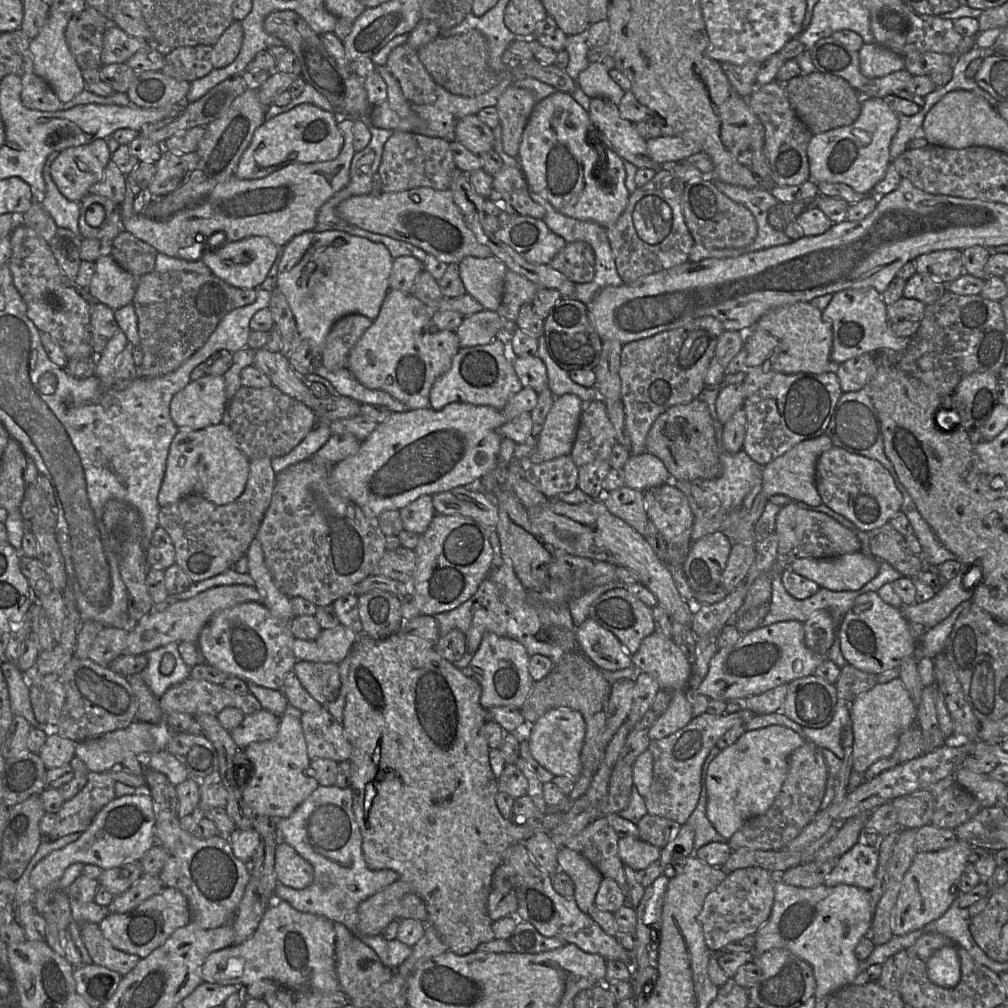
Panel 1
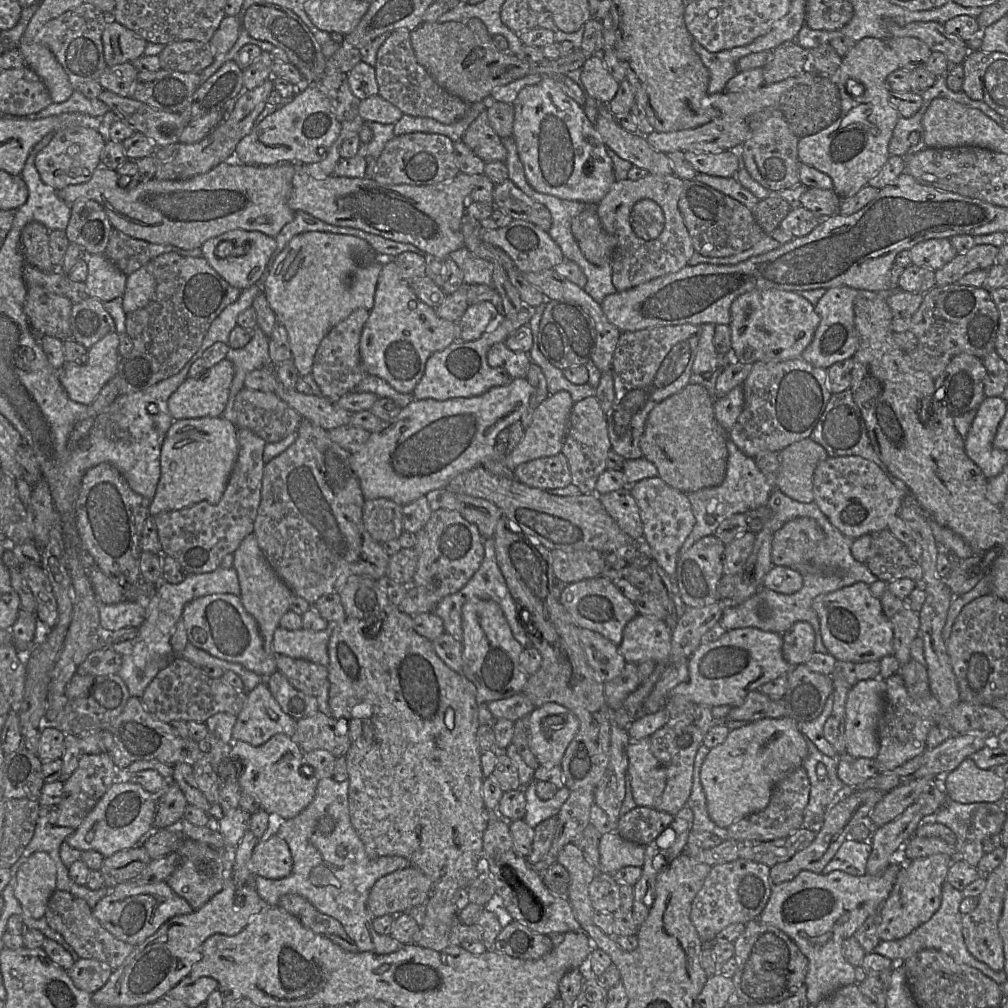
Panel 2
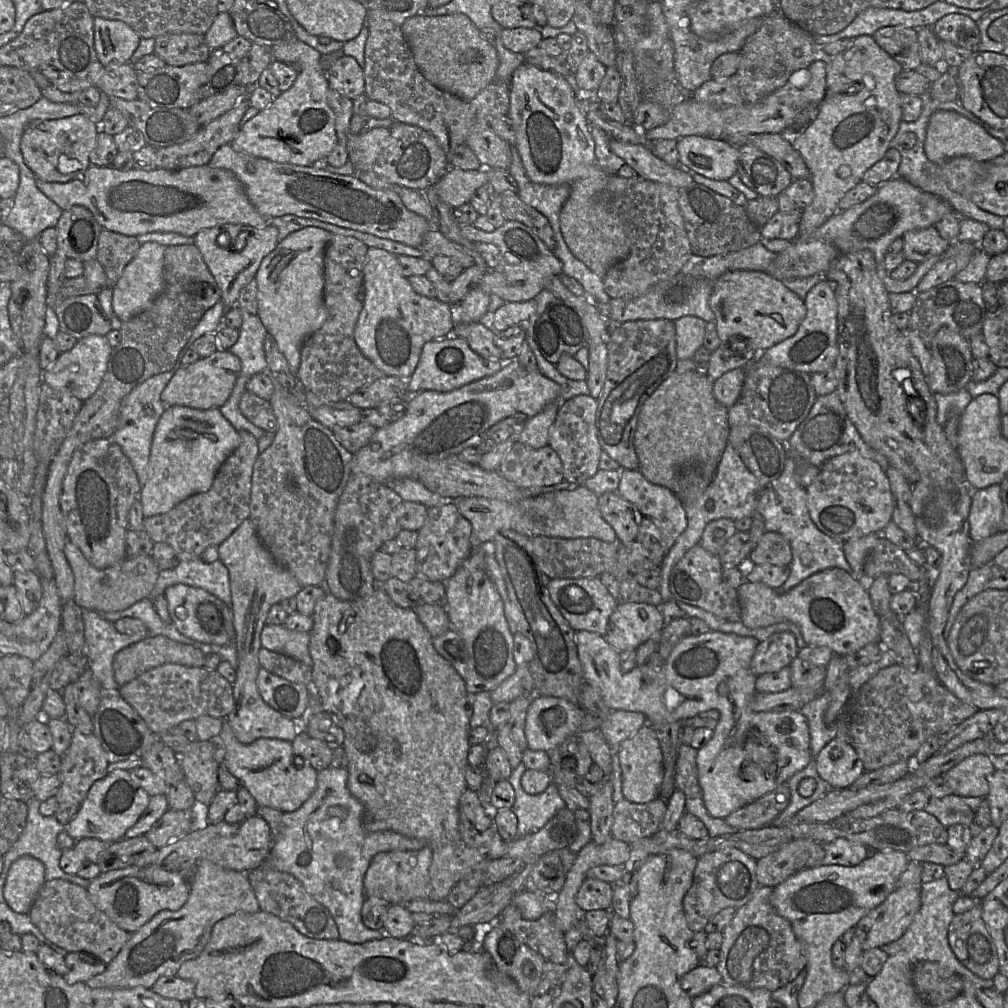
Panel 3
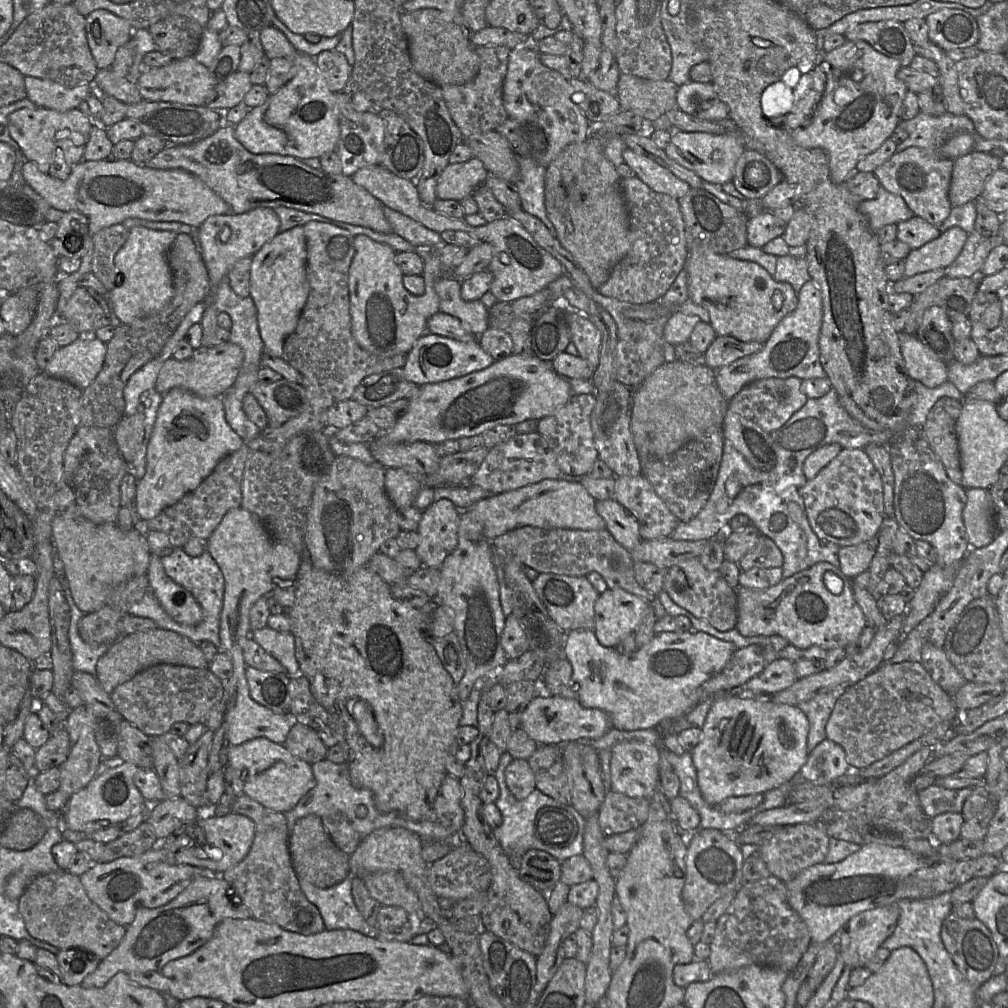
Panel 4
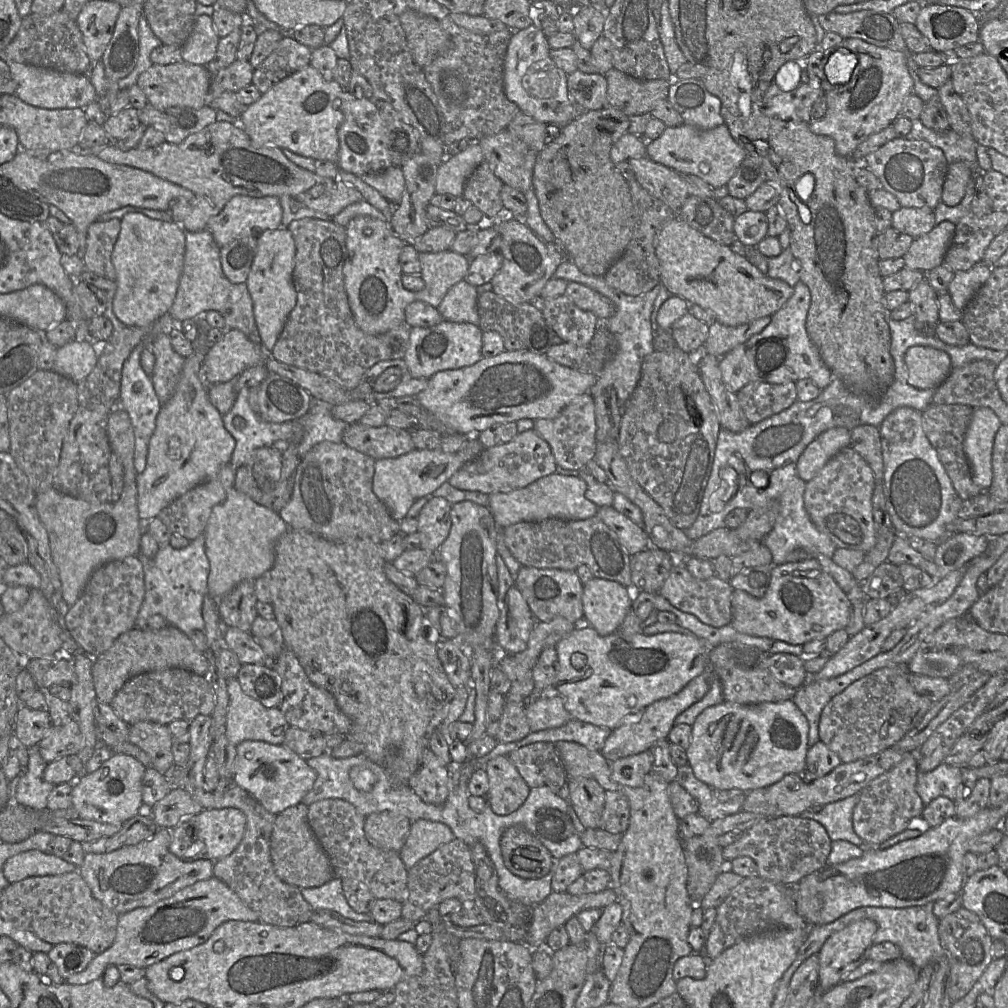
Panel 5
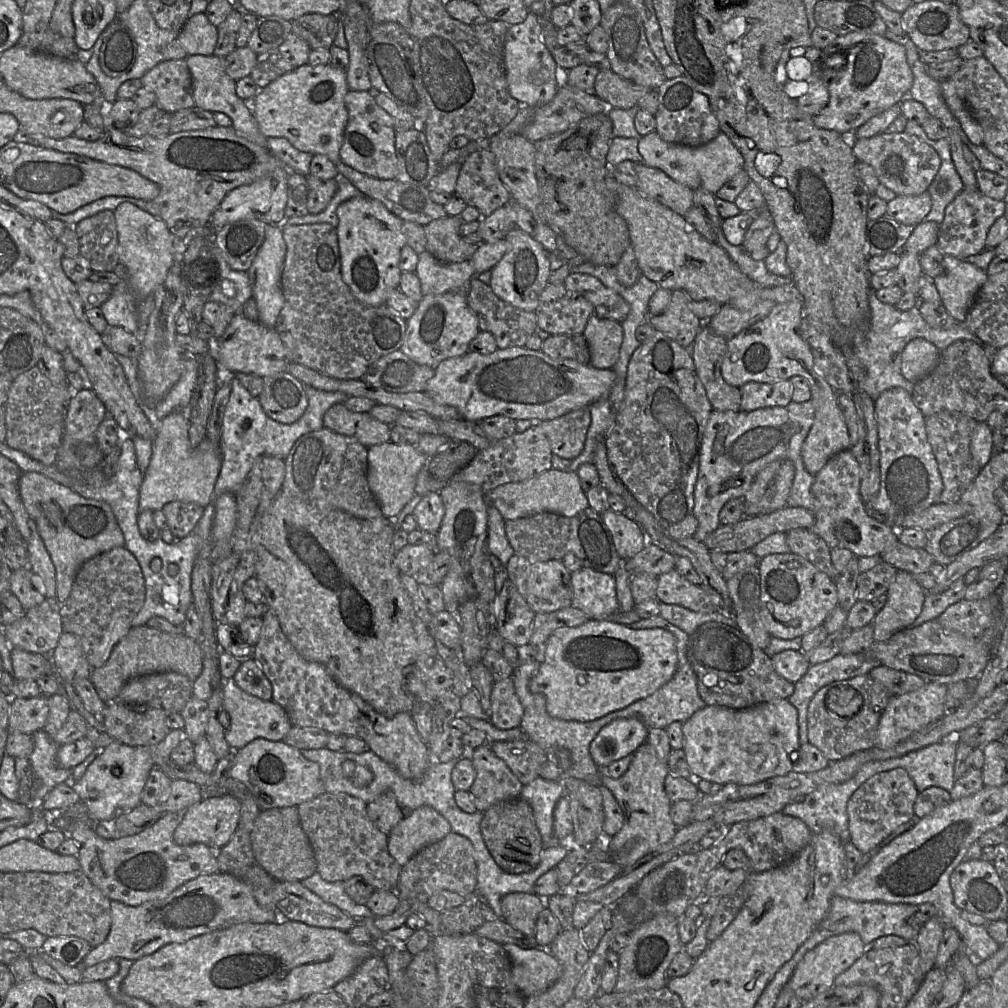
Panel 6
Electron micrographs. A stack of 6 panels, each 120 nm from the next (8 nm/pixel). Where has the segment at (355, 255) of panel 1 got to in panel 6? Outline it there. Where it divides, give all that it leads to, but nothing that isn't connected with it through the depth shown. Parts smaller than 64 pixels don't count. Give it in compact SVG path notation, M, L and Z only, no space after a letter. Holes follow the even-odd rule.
M267 224L264 238L247 273L252 288L252 297L255 299L257 306L258 321L266 327L275 328L278 316L285 303L281 277L287 247L283 238L282 228L278 227L278 225Z

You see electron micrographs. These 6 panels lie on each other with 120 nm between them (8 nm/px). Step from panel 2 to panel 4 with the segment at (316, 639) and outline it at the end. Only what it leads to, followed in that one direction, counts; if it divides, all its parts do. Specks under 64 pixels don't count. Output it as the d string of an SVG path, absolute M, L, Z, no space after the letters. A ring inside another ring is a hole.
M265 627L251 632L251 637L284 666L286 674L302 674L295 656L295 638L291 632Z

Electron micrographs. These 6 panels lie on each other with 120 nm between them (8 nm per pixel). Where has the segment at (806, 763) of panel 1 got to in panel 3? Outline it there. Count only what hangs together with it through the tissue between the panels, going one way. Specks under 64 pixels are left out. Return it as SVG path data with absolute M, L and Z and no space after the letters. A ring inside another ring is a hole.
M786 781L754 802L735 810L725 821L738 831L760 829L770 825L789 803L790 790Z

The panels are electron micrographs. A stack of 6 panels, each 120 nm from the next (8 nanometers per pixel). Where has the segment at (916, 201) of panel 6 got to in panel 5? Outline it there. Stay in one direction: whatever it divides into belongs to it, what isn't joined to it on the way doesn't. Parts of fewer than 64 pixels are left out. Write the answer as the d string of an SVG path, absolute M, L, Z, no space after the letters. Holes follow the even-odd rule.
M900 207L892 213L892 226L914 239L930 232L935 225L935 213L929 207Z

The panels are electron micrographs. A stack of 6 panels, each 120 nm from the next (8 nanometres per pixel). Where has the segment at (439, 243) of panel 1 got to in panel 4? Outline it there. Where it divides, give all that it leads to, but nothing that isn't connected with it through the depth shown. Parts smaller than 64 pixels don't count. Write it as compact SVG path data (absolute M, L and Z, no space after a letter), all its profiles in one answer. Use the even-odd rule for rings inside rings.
M223 123L210 136L193 143L165 147L143 166L154 169L181 169L195 175L230 206L233 214L245 213L259 207L275 209L282 206L318 214L338 222L367 227L380 233L393 232L384 216L384 205L381 201L354 183L351 177L325 173L321 169L314 169L304 164L293 156L253 154L235 138L234 126L227 123ZM476 157L463 163L449 163L438 180L437 198L460 202L471 197L474 191L485 183L488 175L482 161Z

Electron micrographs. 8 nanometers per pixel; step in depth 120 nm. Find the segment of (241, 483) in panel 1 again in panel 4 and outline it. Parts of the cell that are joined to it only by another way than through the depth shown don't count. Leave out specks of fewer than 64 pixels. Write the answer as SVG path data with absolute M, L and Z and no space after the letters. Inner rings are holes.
M173 388L163 395L154 428L148 442L146 473L137 481L135 507L145 521L196 489L226 455L244 444L244 440L225 419L221 397L200 397L185 389Z

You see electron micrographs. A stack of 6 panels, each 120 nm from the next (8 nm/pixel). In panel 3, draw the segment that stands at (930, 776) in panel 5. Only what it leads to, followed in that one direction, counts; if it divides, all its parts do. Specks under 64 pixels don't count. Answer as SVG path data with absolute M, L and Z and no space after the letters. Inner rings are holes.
M950 794L929 798L924 811L936 817L946 828L955 824L969 826L985 798Z

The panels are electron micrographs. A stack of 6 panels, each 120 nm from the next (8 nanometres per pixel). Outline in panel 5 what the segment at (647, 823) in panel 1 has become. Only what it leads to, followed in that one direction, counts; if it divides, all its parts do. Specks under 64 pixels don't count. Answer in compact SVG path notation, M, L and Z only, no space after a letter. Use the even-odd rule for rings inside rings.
M606 791L606 801L598 829L623 834L630 823L630 805L625 795L618 791Z

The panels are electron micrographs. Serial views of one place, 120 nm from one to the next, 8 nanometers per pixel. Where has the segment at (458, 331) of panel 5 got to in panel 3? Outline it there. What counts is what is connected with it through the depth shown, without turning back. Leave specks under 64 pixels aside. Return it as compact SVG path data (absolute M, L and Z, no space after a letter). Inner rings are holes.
M449 336L424 344L419 362L406 385L411 393L423 390L449 392L466 384L491 376L503 367L504 361L487 360L474 352L465 339Z

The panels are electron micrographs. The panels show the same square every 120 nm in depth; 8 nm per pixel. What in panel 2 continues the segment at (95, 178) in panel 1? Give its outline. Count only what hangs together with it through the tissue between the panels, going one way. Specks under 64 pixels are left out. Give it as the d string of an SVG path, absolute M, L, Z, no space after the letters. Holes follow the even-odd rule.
M70 127L55 132L50 142L35 157L35 167L42 181L55 191L69 185L88 182L92 173L101 165L100 155L105 146L103 136L98 130L88 127ZM71 144L79 145L79 153L74 157L67 155Z

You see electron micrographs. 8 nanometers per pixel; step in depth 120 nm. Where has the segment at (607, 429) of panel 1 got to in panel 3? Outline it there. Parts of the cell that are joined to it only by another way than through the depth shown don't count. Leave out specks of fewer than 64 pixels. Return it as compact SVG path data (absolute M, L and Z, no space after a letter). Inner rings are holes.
M577 395L564 400L554 422L548 430L548 446L559 456L563 466L564 479L579 486L599 470L602 448L597 437L597 399L589 395Z

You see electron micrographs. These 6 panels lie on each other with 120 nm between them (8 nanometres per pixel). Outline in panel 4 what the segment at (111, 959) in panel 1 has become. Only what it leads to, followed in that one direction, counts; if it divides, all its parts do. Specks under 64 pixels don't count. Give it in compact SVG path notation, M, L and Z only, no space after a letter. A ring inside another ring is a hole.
M62 870L34 877L17 901L18 911L28 933L59 950L80 947L102 960L119 945L125 935L126 927L111 920L93 903L80 877L69 871Z

